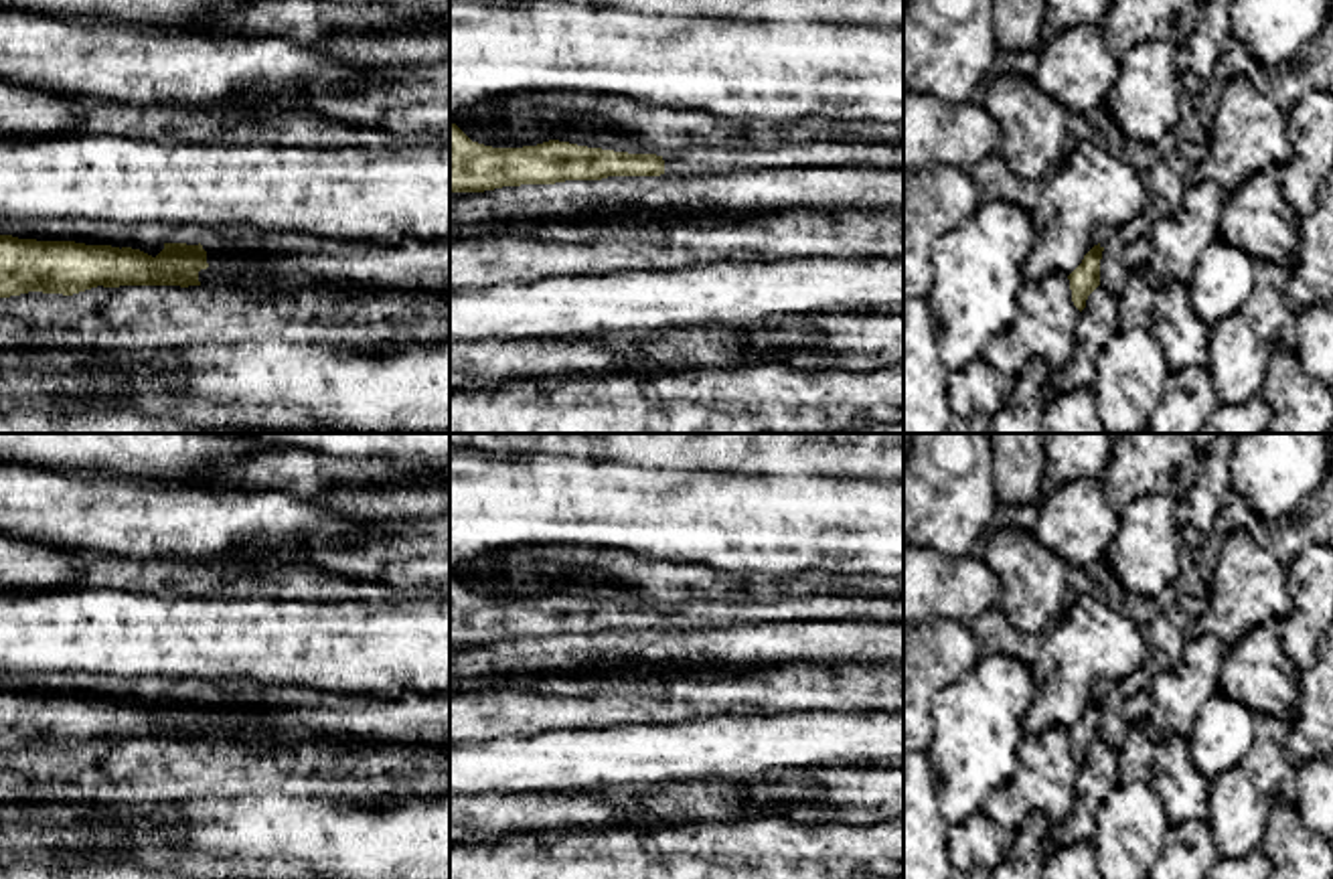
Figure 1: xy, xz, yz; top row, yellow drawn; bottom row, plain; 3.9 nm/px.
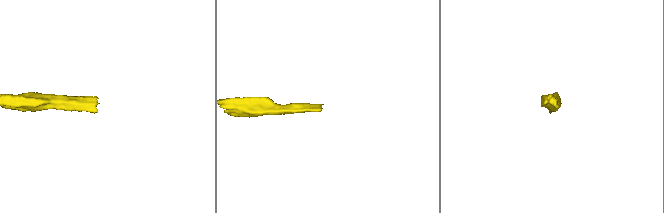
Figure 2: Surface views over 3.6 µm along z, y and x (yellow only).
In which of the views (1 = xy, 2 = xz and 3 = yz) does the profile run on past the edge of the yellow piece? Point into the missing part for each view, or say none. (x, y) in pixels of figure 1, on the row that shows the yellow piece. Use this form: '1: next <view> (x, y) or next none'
1: next xy (223, 264)
2: next xz (701, 161)
3: next none

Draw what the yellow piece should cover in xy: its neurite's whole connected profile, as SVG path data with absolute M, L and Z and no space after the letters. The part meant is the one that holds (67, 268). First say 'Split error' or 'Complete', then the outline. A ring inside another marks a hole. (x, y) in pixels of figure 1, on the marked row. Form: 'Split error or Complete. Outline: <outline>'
Split error. Outline: M0 235L0 298L28 292L73 296L97 286L201 286L199 271L211 267L227 282L223 286L245 290L239 282L241 265L233 255L233 245L223 251L207 253L203 245L164 243L164 249L152 257L132 247L85 245L75 241L36 241Z

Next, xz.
Split error. Outline: M450 122L450 192L608 176L695 176L835 164L904 168L904 146L794 142L768 152L695 148L666 156L614 152L559 140L523 148L492 148L472 142Z

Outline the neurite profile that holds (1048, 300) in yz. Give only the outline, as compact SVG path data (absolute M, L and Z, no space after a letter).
M1051 271L1037 282L1025 282L1019 306L1021 314L1007 330L1009 338L1029 356L1043 358L1057 375L1070 363L1080 320L1068 275Z

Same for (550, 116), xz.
M539 109L535 113L506 113L504 115L515 128L527 130L531 126L596 126L596 128L612 128L610 122L598 117L598 115L575 115L575 113L563 113L559 109Z

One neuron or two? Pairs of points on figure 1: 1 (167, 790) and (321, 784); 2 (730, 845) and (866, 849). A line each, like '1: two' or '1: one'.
1: one
2: one

